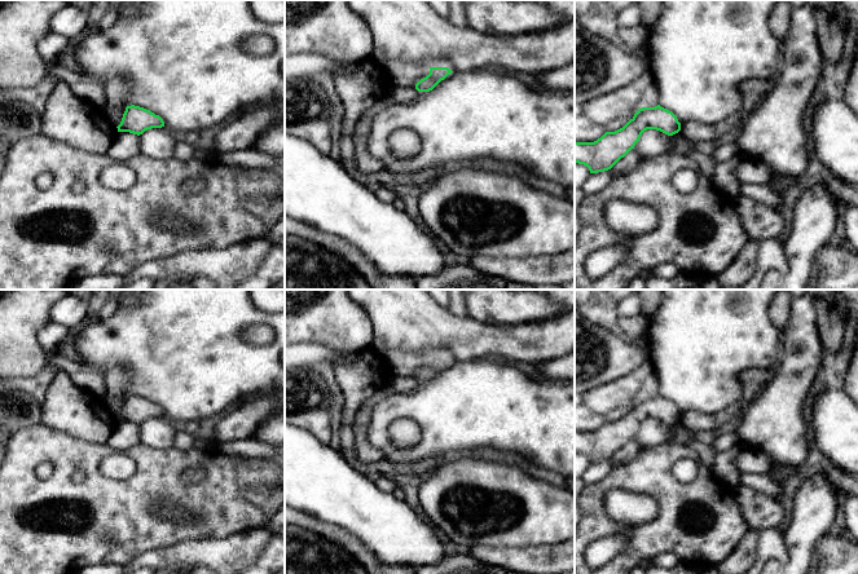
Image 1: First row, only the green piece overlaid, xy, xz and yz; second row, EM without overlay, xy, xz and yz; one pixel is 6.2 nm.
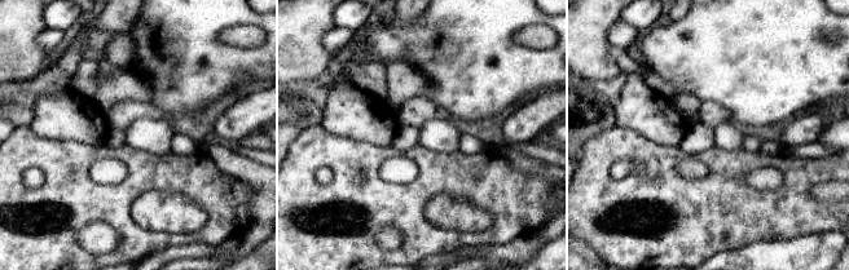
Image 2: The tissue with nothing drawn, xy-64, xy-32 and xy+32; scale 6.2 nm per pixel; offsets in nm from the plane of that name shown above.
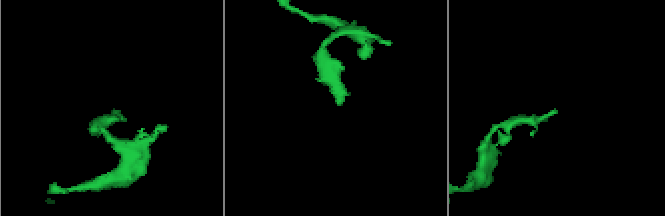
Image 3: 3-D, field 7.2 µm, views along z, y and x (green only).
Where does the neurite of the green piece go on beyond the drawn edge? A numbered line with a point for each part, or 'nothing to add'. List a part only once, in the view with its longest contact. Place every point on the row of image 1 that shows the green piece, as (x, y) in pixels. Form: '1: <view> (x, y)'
nothing to add

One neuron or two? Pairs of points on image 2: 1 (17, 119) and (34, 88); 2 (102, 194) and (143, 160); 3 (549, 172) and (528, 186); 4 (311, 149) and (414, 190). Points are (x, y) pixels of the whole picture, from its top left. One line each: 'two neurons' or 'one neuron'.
1: two neurons
2: one neuron
3: two neurons
4: one neuron

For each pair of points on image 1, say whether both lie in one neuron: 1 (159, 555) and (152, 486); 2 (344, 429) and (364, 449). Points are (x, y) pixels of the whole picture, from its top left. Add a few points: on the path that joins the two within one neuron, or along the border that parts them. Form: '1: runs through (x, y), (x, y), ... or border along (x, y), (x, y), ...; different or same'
1: border along (189, 541), (146, 550), (131, 560); different
2: border along (359, 409), (353, 446), (372, 463); different

